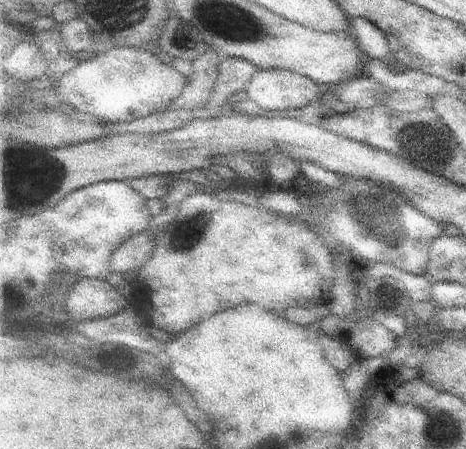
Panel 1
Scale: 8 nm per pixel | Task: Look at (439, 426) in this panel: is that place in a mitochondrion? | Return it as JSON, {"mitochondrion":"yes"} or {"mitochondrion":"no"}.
{"mitochondrion":"yes"}

